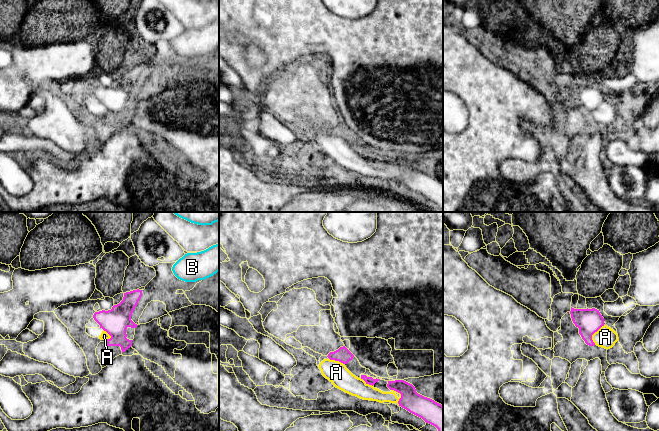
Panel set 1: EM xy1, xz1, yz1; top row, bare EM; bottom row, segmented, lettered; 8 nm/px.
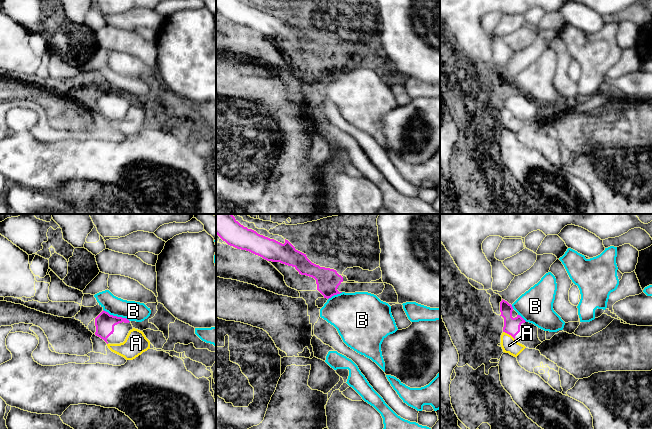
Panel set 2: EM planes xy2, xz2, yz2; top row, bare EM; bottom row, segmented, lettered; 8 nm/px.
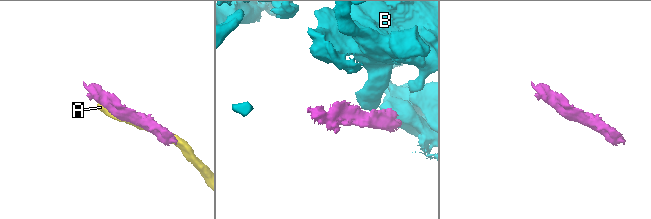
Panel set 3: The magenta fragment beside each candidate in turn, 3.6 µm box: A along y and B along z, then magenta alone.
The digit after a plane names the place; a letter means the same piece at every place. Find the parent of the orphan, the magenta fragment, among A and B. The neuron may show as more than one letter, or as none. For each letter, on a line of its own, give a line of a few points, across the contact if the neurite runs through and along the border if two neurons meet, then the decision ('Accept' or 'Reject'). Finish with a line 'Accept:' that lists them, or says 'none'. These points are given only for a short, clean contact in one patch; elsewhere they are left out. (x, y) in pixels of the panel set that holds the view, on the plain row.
A: Reject
B: Line: xy2 (103, 85), (110, 90), (125, 93), (129, 97). Reject
Accept: none

